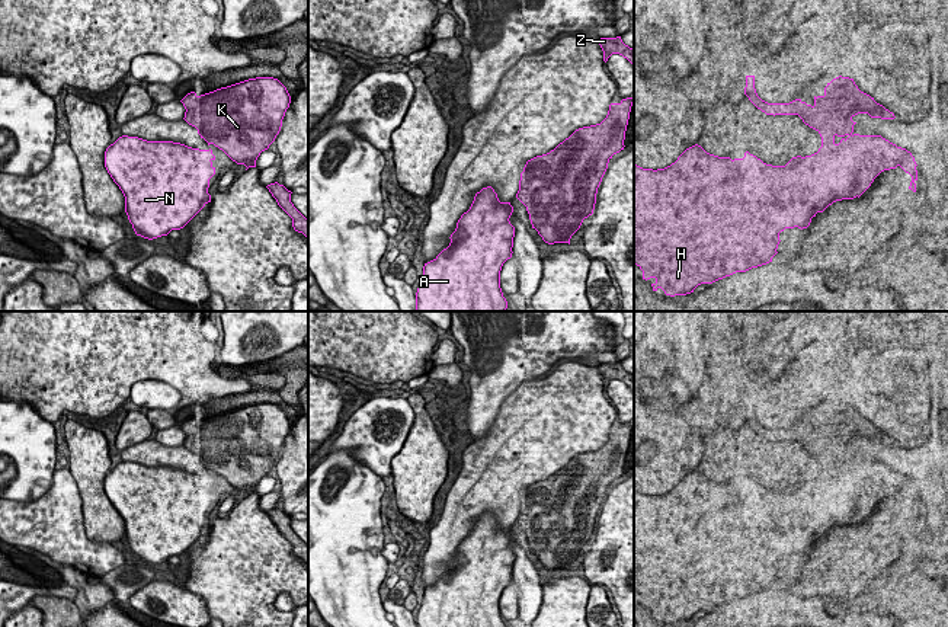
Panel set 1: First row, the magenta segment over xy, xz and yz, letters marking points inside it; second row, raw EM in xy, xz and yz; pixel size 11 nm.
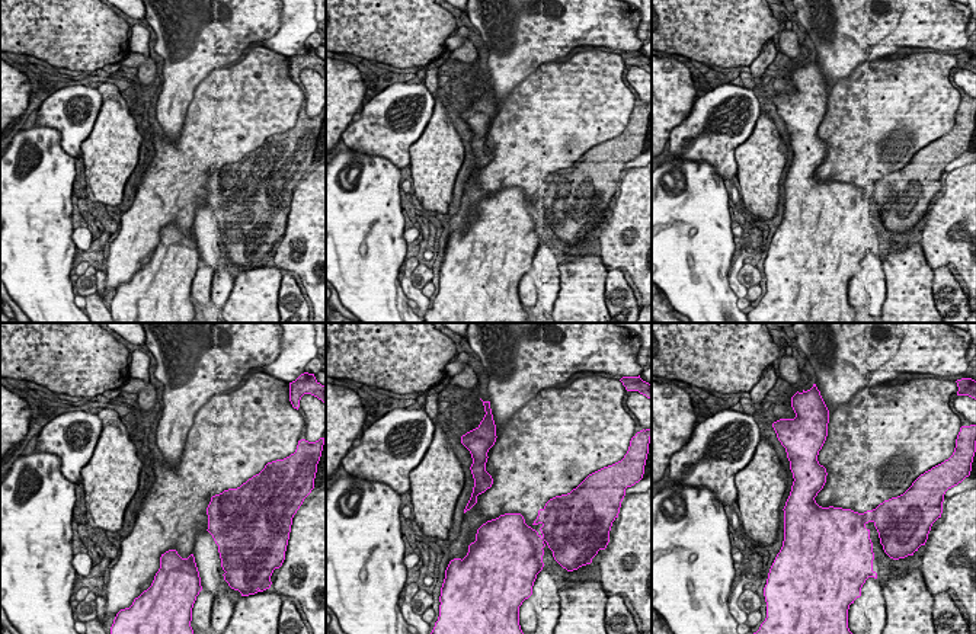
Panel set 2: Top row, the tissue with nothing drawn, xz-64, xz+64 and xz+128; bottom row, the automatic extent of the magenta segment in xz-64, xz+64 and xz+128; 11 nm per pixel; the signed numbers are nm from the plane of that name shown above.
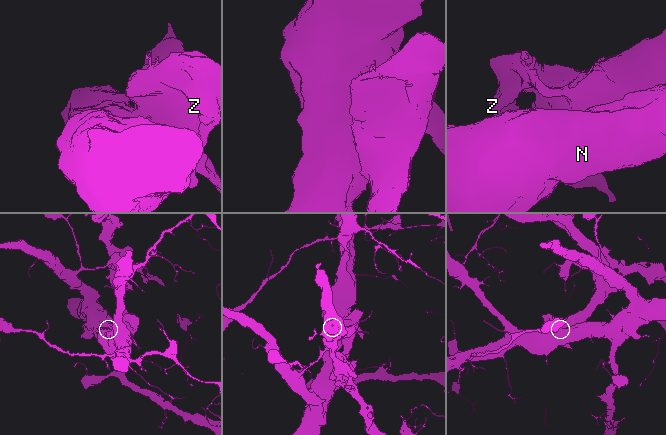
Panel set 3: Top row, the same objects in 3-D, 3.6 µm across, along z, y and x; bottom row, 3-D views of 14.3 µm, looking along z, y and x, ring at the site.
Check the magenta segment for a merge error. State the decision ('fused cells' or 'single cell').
fused cells

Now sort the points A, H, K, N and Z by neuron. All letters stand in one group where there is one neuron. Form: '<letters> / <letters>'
A H N / K Z

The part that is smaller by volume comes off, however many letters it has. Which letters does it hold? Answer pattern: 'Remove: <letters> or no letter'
Remove: K, Z

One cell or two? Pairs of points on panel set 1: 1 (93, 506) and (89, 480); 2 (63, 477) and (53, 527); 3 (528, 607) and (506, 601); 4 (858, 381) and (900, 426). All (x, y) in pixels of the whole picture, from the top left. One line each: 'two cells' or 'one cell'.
1: one cell
2: one cell
3: two cells
4: one cell

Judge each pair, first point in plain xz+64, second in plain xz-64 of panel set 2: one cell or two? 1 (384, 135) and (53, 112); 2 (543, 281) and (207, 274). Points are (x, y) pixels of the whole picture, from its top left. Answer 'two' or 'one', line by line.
1: one
2: two

